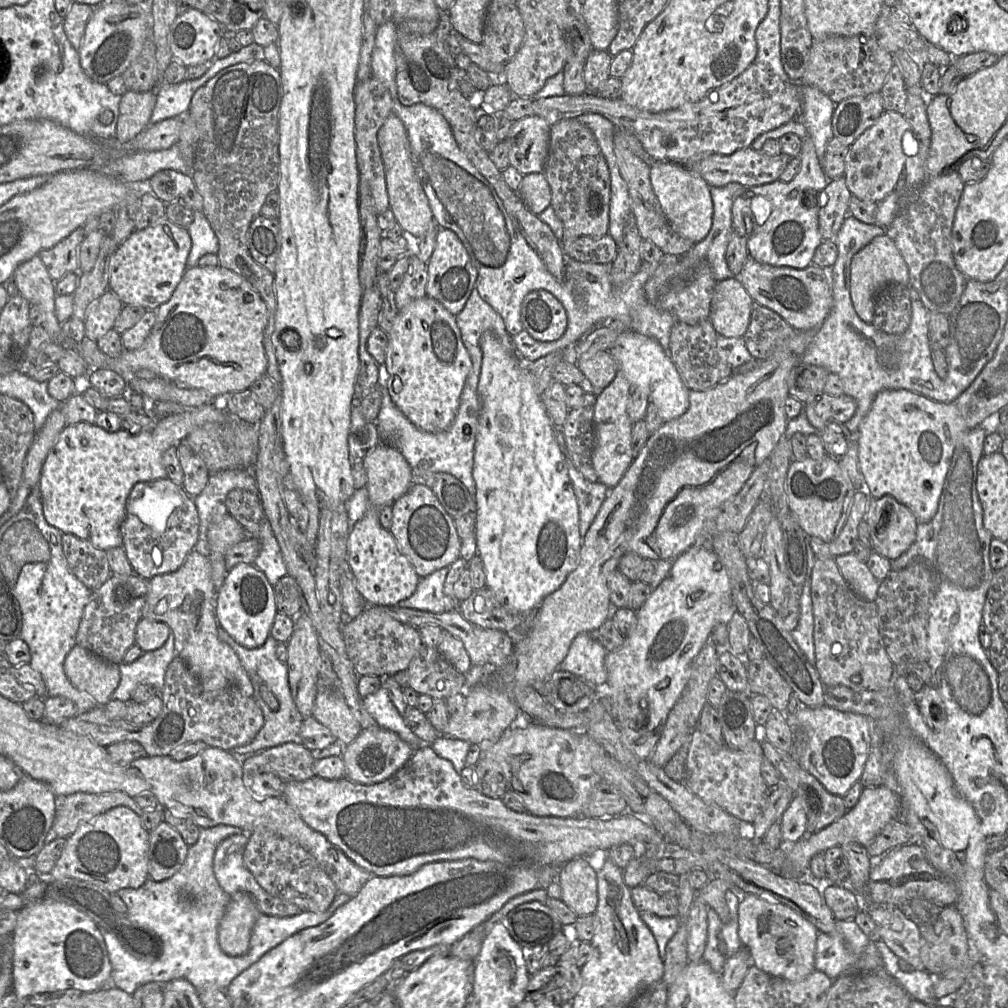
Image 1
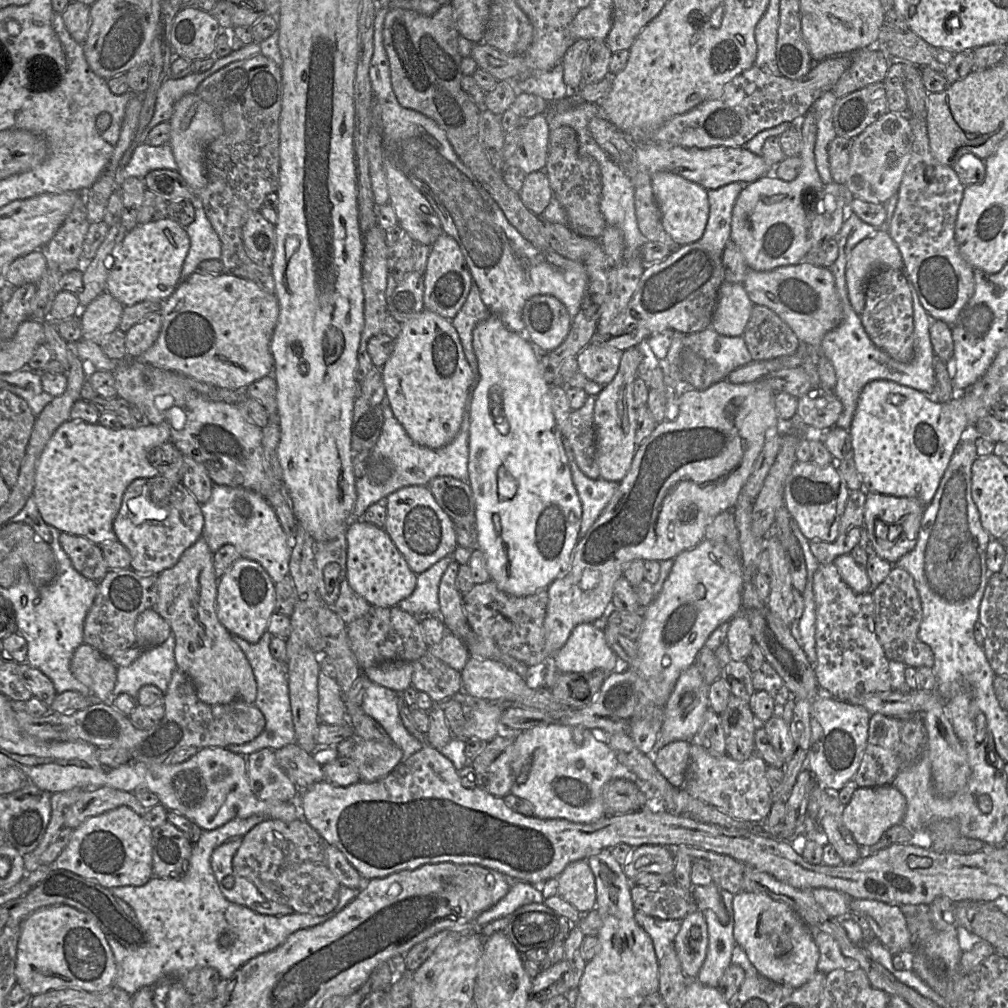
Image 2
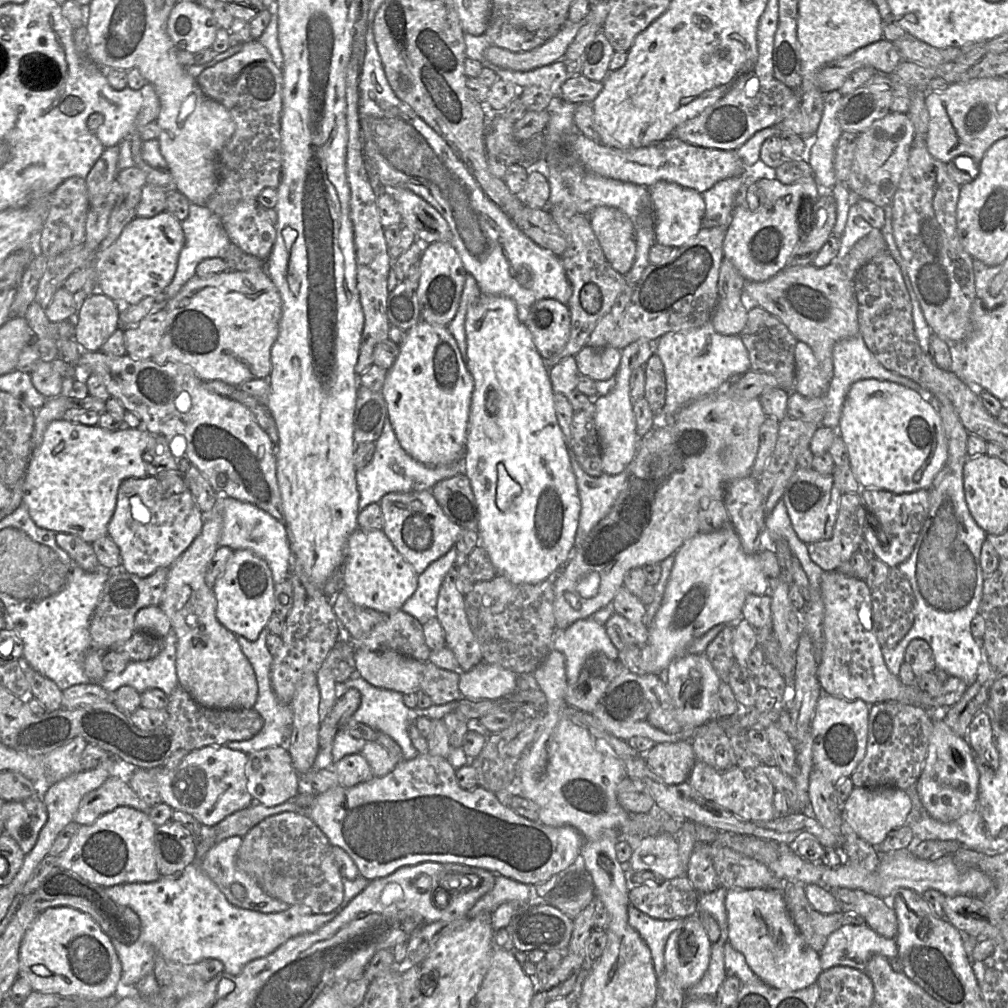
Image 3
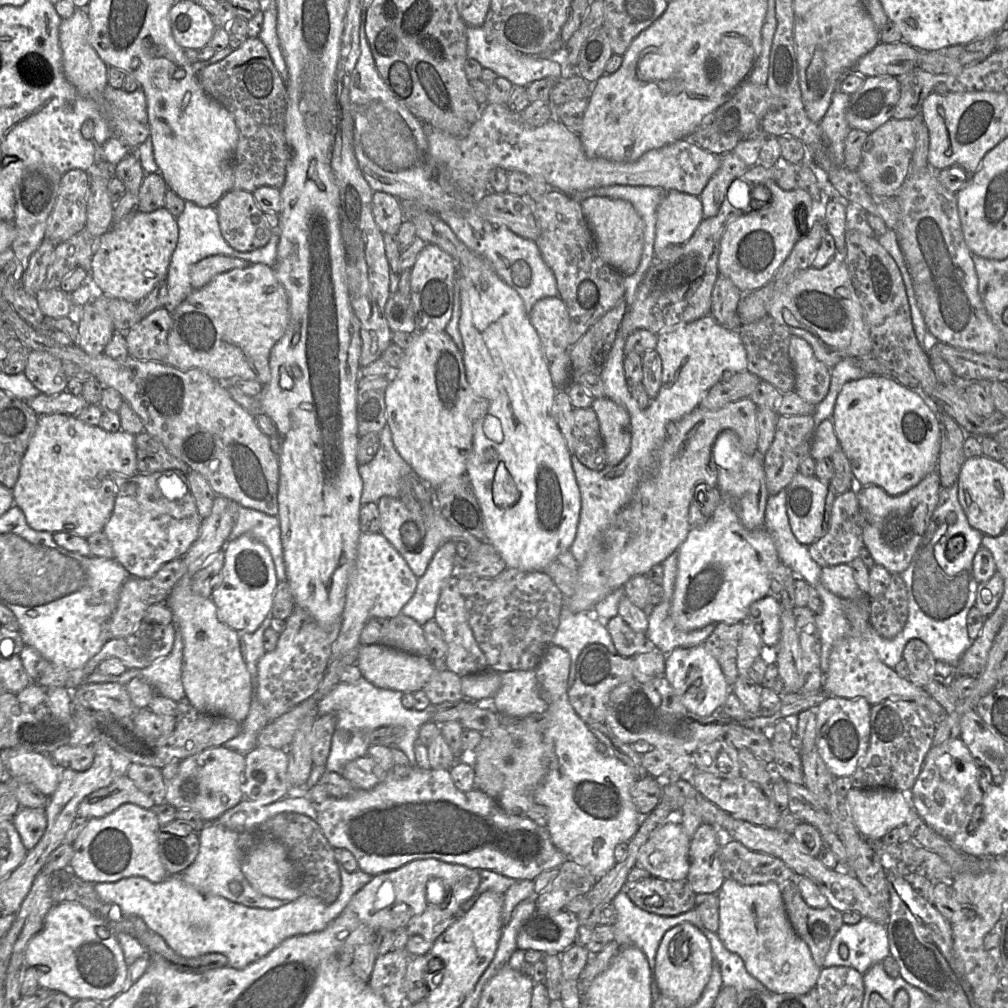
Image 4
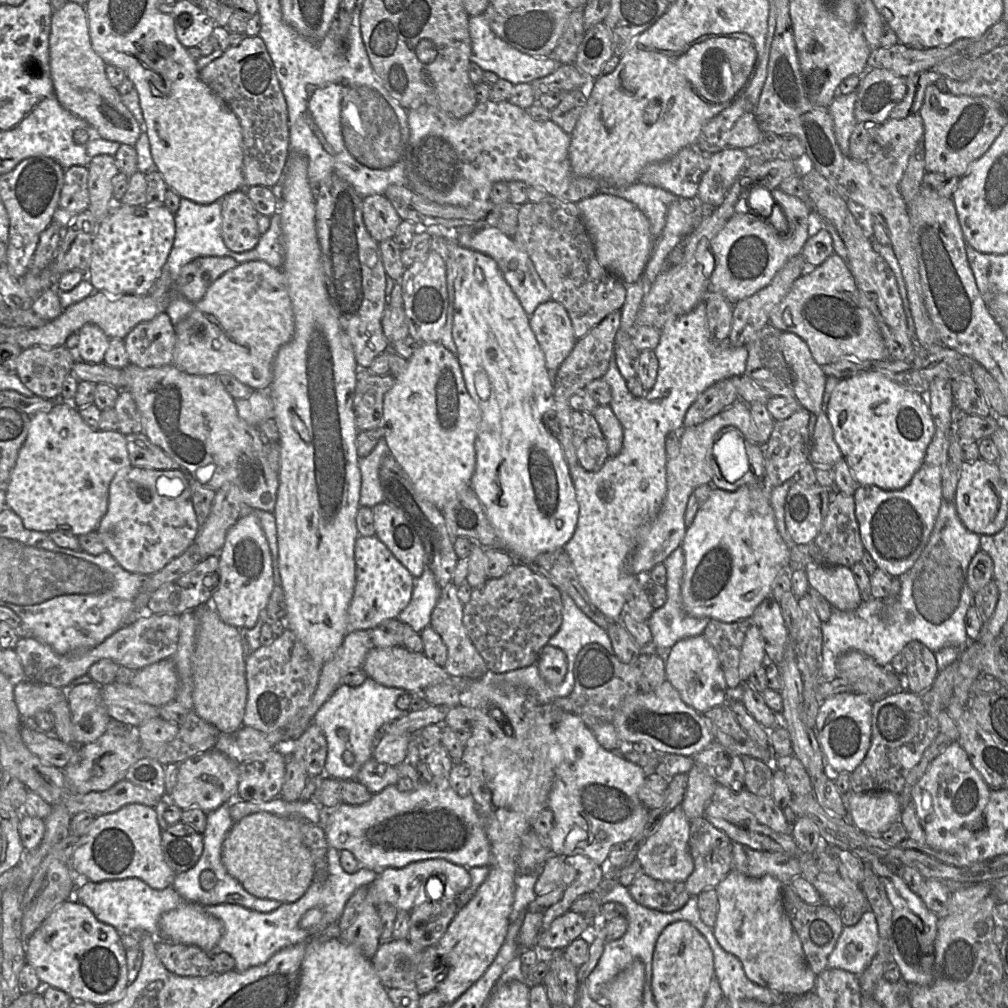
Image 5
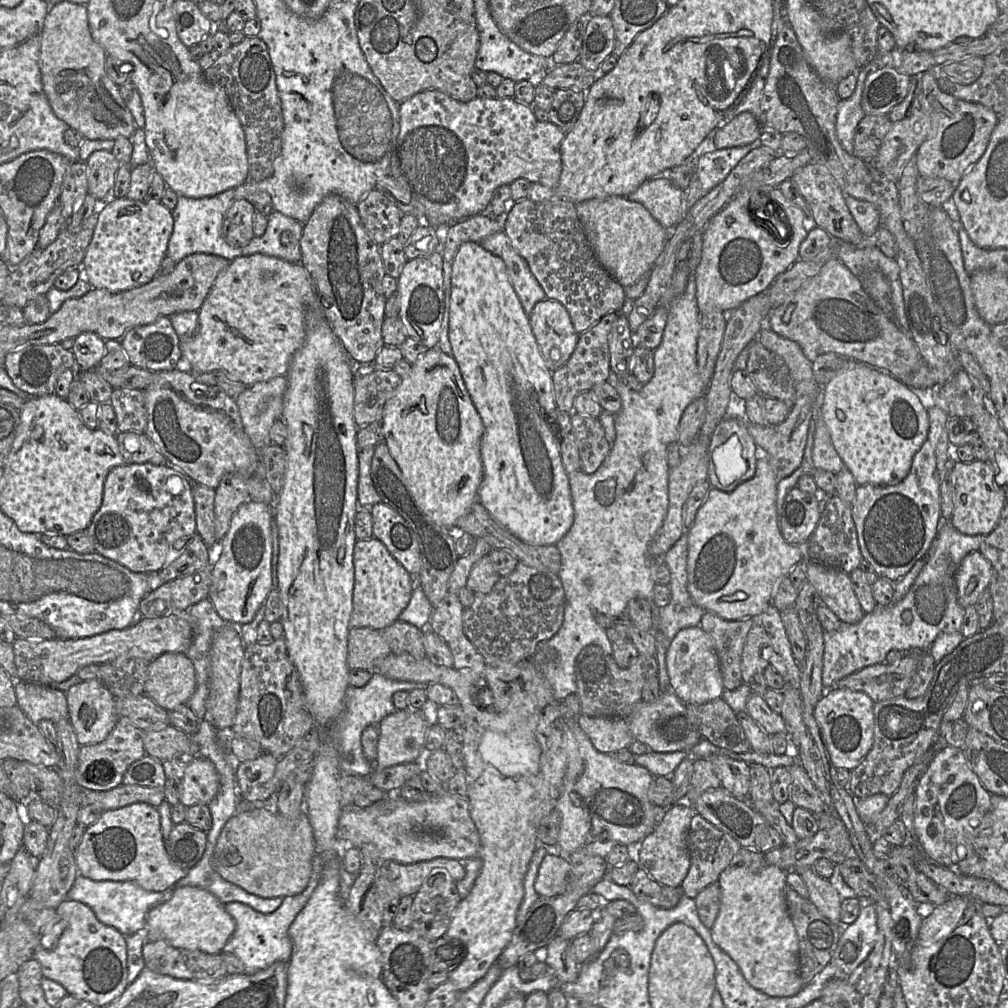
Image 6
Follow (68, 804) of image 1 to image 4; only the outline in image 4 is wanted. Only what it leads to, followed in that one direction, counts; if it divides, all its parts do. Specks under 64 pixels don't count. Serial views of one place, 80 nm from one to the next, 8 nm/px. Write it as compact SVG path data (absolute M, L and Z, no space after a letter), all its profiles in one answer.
M122 775L110 785L86 796L78 806L77 816L86 819L101 818L124 803L132 803L144 809L153 809L156 806L126 775Z

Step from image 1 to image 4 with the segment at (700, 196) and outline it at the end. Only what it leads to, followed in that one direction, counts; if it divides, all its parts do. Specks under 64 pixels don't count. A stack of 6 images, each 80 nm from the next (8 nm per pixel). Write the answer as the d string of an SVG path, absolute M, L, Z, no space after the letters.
M676 190L666 192L656 211L654 260L665 247L686 243L703 220L699 196Z

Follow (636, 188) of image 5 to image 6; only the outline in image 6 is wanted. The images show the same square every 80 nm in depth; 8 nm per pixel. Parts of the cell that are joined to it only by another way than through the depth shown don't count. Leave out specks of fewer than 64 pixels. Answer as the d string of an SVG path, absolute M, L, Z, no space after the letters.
M667 176L646 180L627 198L641 203L665 229L672 230L684 218L684 193Z

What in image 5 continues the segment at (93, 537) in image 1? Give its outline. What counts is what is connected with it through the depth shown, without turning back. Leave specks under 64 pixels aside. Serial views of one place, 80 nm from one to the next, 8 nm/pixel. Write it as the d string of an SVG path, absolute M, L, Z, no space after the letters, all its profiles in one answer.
M58 400L50 410L31 415L27 437L19 450L5 491L6 507L21 518L28 530L74 536L87 534L96 531L107 512L111 481L121 470L130 466L124 434L91 428L81 418L79 408L71 402Z

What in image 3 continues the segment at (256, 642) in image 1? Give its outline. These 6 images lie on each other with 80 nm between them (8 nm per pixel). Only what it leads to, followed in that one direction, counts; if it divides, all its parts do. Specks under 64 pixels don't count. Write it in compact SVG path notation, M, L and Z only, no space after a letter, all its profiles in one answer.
M235 550L212 588L217 601L218 621L235 635L257 640L273 614L274 585L271 570L264 559L250 550Z

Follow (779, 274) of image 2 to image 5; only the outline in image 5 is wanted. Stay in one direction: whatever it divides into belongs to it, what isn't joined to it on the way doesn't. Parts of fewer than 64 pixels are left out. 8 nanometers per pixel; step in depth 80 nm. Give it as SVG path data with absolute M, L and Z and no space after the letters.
M832 253L821 265L809 267L794 281L789 292L769 315L769 322L781 332L794 333L802 338L820 366L842 359L889 359L875 317L863 303L847 262L836 253Z

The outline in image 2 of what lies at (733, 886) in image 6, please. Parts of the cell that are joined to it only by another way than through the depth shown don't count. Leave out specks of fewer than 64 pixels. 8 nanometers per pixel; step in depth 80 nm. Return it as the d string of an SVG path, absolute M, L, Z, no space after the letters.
M741 891L733 898L733 936L757 972L780 984L800 987L817 970L819 949L809 927L785 902L764 893Z

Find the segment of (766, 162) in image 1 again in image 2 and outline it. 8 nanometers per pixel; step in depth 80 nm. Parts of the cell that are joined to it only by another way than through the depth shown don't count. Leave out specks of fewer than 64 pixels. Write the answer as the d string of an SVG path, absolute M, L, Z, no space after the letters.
M652 143L636 144L635 159L641 169L650 175L657 172L670 172L686 180L694 182L705 190L714 190L732 182L752 183L772 172L761 155L755 155L743 147L711 147L711 148L684 148L677 145L658 145Z

